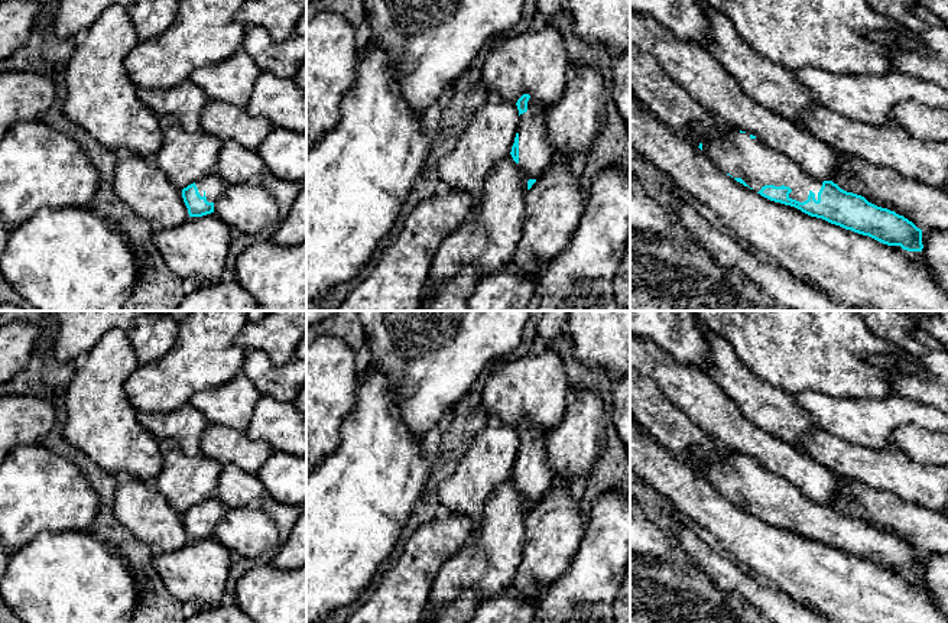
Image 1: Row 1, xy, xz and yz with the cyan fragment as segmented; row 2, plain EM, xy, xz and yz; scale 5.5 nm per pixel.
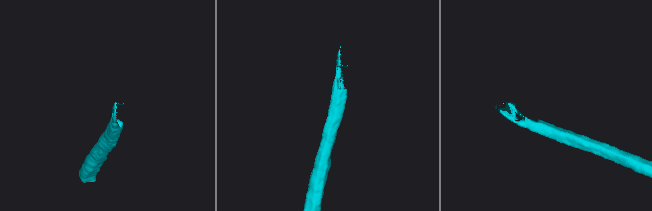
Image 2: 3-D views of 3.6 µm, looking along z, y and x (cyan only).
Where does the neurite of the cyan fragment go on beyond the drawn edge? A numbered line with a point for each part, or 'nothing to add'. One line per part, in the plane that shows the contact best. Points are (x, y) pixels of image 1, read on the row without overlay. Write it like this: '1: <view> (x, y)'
1: yz (736, 477)

